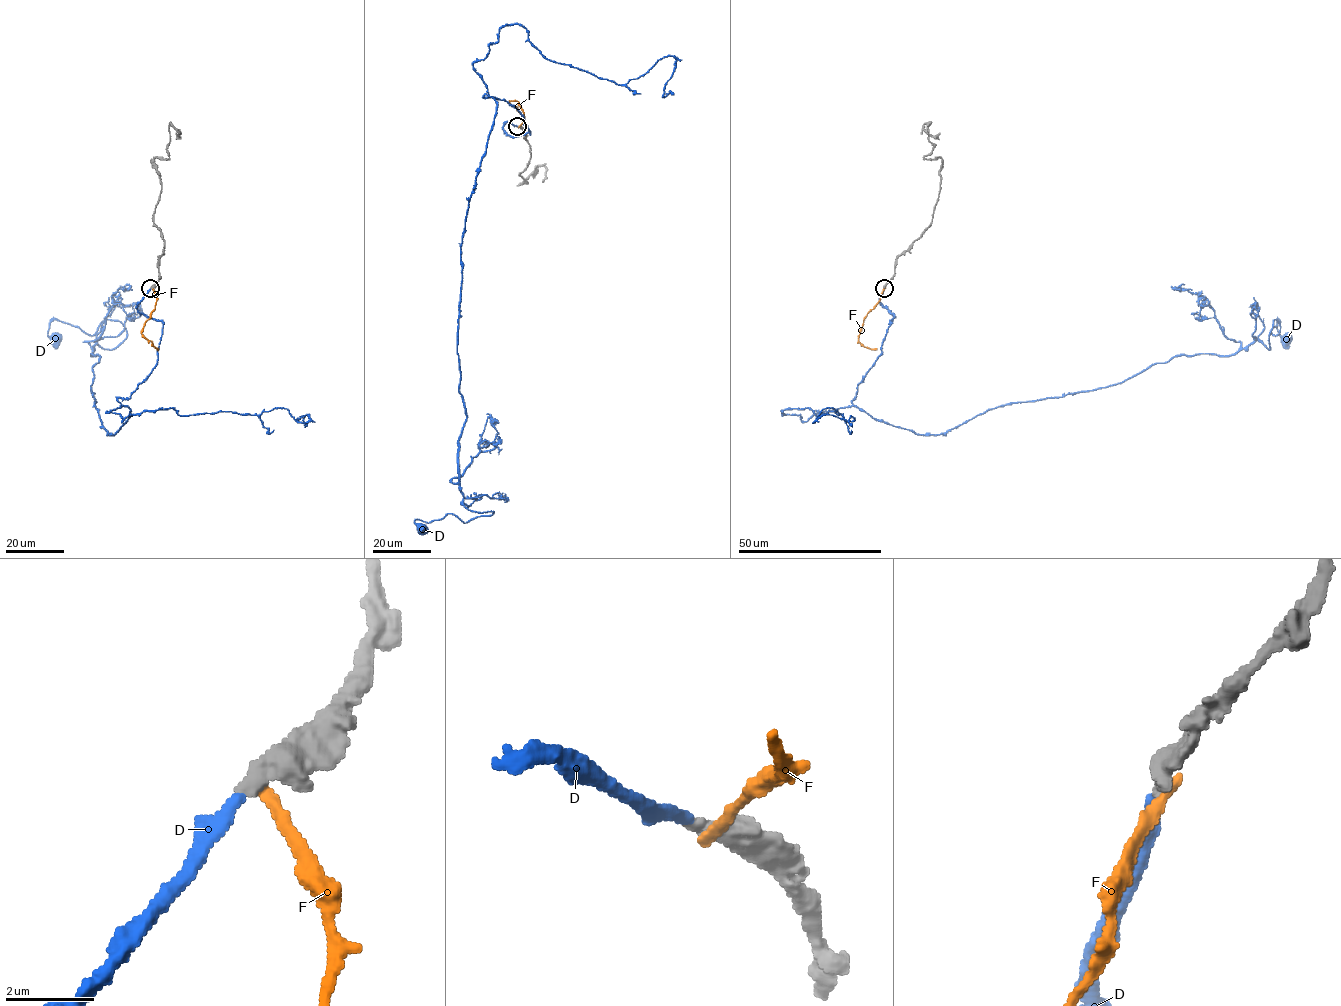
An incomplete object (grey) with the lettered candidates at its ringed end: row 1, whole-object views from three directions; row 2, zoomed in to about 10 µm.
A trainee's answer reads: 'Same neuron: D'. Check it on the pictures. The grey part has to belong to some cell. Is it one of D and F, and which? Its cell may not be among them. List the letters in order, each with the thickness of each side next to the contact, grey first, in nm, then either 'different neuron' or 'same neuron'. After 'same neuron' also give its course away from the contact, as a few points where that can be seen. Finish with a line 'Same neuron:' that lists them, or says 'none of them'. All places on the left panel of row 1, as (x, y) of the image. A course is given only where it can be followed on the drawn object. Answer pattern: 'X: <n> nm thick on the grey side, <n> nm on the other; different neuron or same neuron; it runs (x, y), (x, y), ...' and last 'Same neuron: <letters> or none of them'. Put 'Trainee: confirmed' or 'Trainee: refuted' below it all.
D: 360 nm thick on the grey side, 260 nm on the other; same neuron; it runs (151, 288), (136, 309), (162, 322), (157, 362), (113, 435), (91, 349), (125, 327), (53, 320), (55, 341)
F: 480 nm thick on the grey side, 280 nm on the other; different neuron
Same neuron: D
Trainee: confirmed

